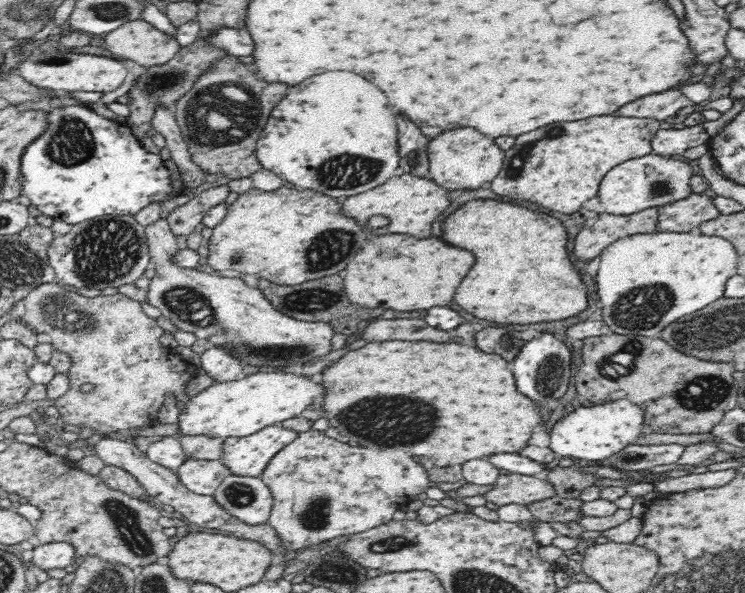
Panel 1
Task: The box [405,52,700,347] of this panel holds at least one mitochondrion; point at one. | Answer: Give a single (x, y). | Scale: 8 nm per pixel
(642, 308)

